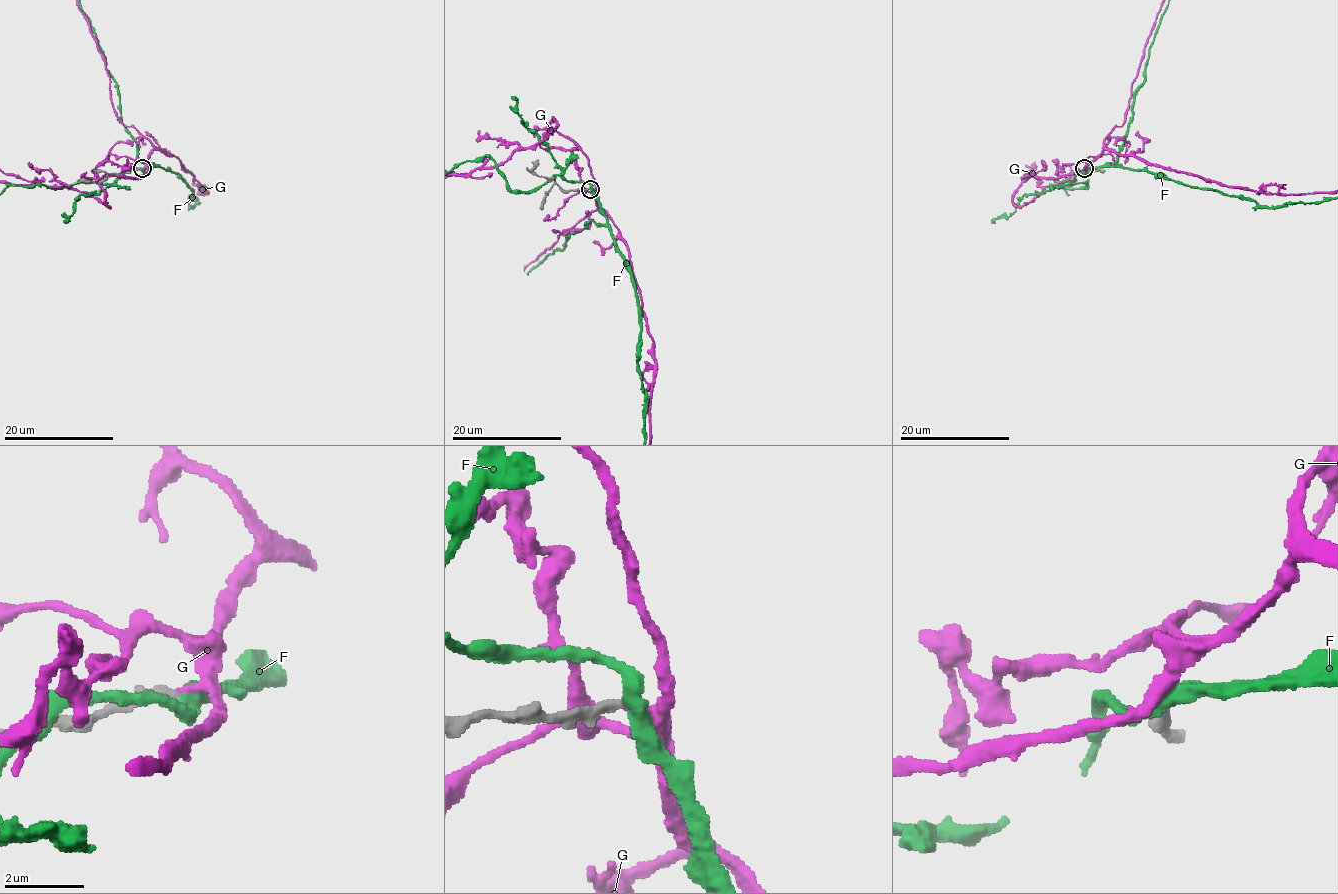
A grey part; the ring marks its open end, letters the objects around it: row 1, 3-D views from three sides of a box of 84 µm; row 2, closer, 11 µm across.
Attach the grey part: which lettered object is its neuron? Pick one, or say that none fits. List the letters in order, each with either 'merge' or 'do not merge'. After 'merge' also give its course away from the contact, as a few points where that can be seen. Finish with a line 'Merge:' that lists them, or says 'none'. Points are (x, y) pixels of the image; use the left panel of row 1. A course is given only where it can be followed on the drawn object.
F: do not merge
G: merge
Merge: G

